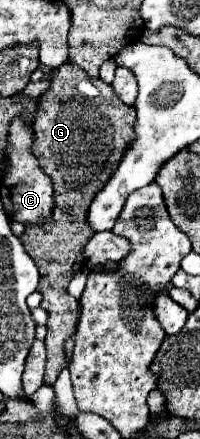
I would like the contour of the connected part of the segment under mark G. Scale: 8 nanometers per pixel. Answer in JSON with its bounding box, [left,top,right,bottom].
[21,62,135,386]

